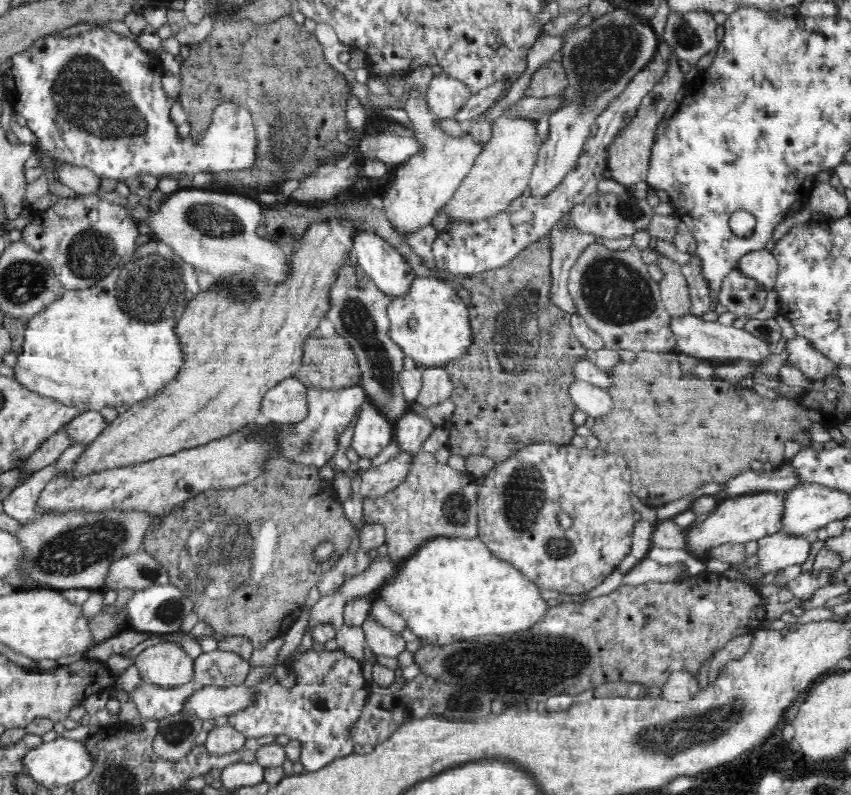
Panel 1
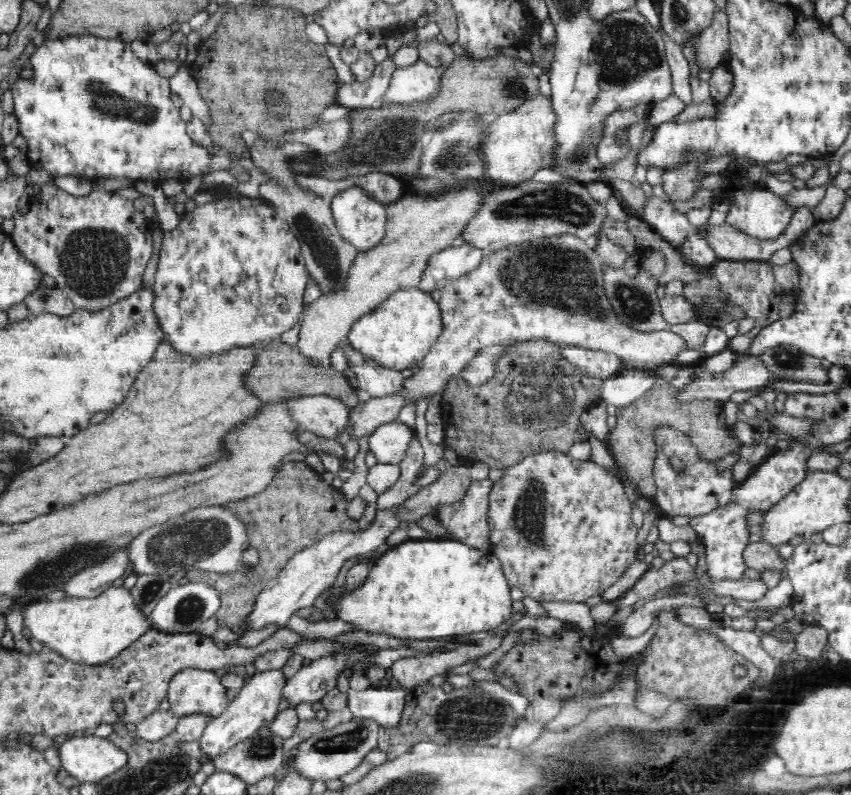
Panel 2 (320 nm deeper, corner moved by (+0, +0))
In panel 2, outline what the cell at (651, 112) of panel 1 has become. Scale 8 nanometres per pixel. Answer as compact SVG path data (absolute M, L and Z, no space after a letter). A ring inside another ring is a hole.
M724 9L714 12L712 24L700 32L695 39L694 58L700 71L709 70L720 66L722 56L729 48L728 23Z

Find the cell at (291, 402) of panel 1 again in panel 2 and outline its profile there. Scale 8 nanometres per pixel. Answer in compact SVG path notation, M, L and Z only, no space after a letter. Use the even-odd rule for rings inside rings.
M328 395L298 397L291 401L288 415L301 430L336 440L348 424L348 408Z

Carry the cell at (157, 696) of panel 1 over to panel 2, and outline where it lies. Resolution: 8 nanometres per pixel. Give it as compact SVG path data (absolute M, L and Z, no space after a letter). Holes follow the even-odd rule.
M157 708L153 713L136 723L136 733L148 742L156 742L166 735L174 735L178 722L179 716L171 709L161 711Z

